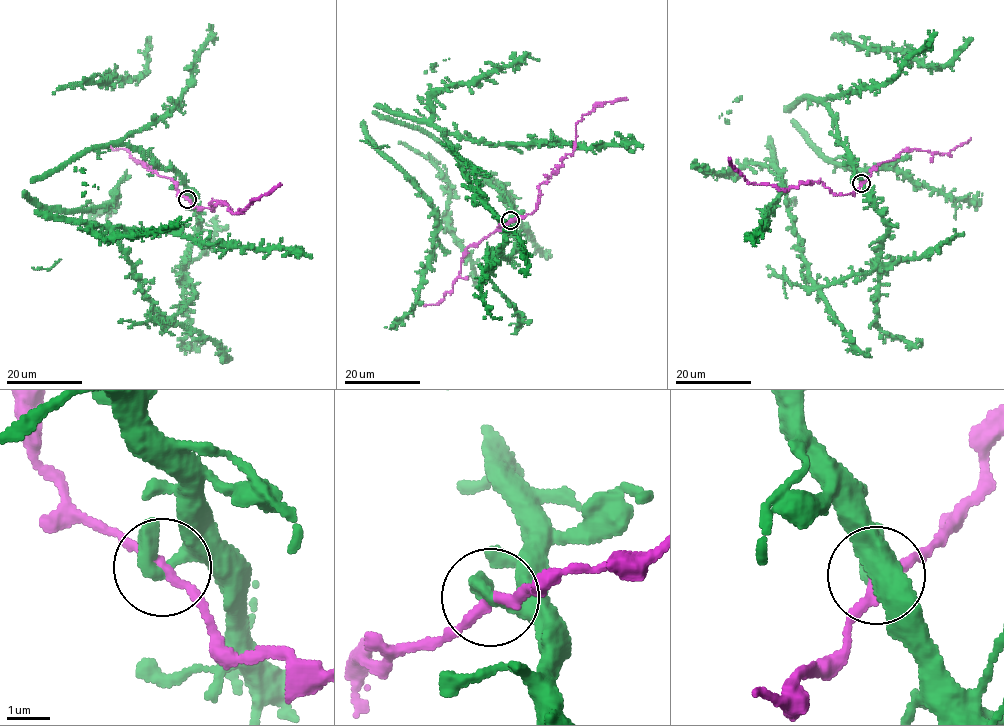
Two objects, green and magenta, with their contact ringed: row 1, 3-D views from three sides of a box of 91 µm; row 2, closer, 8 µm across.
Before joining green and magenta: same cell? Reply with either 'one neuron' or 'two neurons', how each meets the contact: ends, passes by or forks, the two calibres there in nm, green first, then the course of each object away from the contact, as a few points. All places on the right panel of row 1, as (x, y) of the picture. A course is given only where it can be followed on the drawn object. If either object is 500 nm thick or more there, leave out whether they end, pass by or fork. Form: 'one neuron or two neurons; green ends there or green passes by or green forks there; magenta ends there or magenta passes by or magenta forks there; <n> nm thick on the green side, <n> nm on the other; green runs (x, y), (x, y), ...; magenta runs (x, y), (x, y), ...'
two neurons; green passes by; magenta passes by; 360 nm thick on the green side, 200 nm on the other; green runs (861, 183), (887, 227), (876, 267), (818, 287), (800, 247), (782, 174), (783, 190), (755, 238), (756, 247); magenta runs (861, 183), (855, 192), (844, 194), (808, 180), (778, 190), (752, 184), (729, 159)

